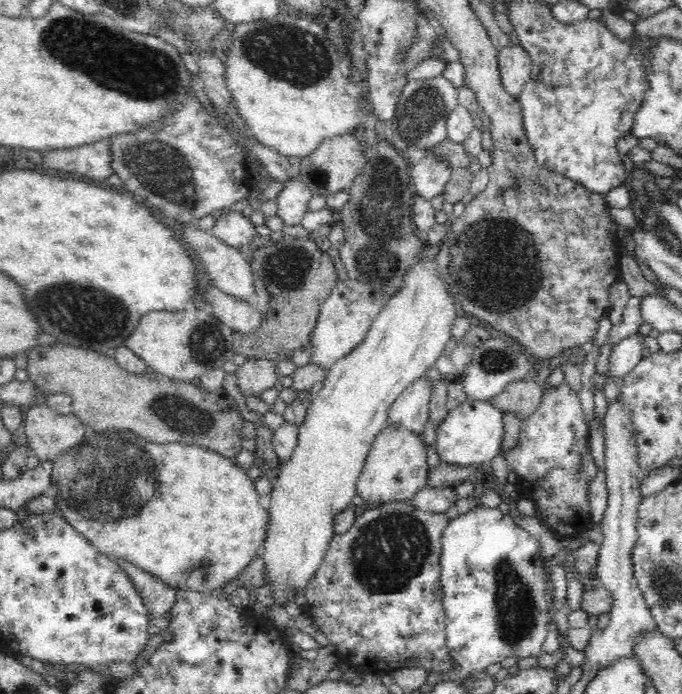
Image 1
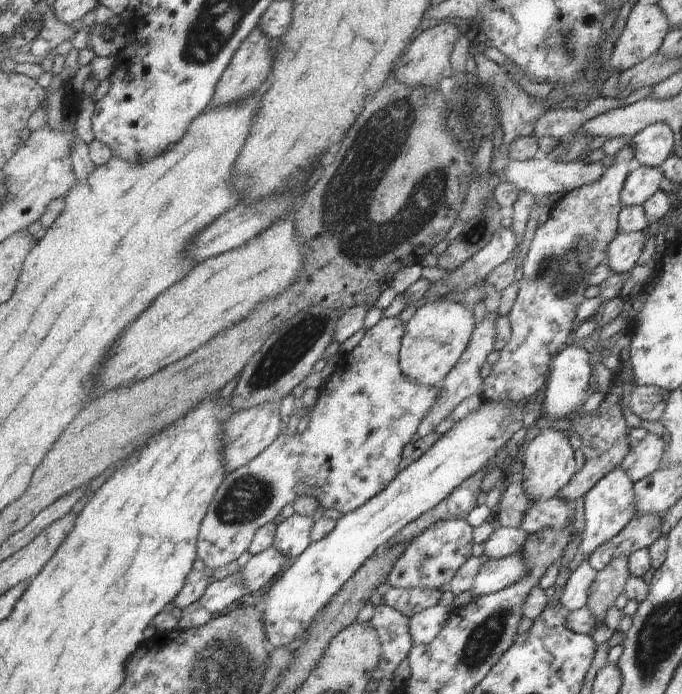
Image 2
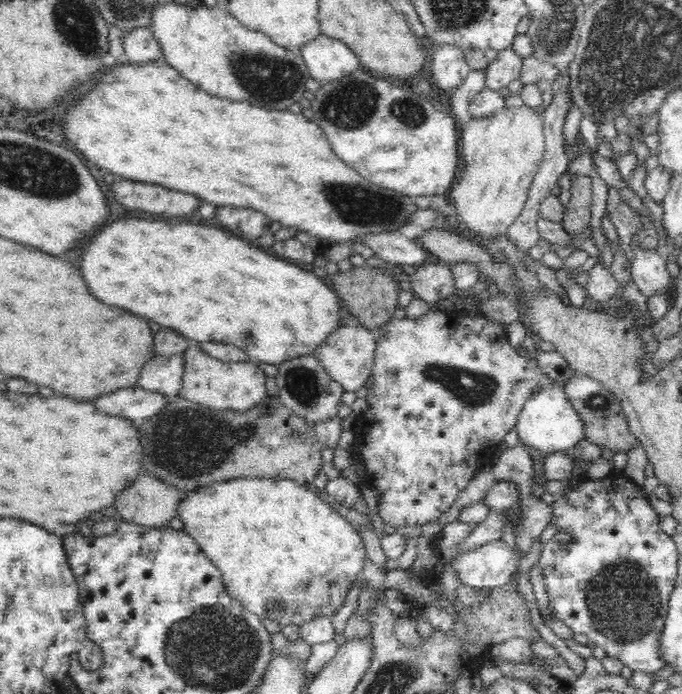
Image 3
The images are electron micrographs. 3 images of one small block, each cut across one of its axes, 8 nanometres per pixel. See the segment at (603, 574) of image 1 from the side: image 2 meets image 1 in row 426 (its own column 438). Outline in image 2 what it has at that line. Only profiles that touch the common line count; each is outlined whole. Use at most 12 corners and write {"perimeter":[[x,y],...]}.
{"perimeter":[[445,605],[410,617],[417,645],[433,642],[452,617]]}

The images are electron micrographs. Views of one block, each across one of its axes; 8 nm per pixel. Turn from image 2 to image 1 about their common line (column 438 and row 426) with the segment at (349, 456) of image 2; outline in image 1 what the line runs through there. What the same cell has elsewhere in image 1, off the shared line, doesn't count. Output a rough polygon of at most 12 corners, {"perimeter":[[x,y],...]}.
{"perimeter":[[389,424],[356,490],[367,502],[408,502],[428,486],[428,448]]}

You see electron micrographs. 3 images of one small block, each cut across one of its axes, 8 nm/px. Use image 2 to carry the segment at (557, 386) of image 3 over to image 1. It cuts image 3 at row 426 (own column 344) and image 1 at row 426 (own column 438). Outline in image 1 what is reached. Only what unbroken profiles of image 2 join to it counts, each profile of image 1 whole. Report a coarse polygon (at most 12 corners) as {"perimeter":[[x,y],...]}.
{"perimeter":[[470,396],[436,428],[441,460],[487,465],[504,412]]}

